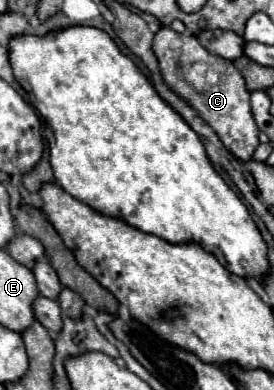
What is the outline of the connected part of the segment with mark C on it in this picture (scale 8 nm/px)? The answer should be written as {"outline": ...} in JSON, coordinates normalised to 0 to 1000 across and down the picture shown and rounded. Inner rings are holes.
{"outline":[[[584,69],[562,90],[562,141],[577,151],[599,213],[657,244],[803,351],[818,377],[876,413],[912,413],[942,377],[942,321],[912,274],[912,233],[883,187],[847,156],[766,141],[708,90],[642,85],[620,69]]]}

